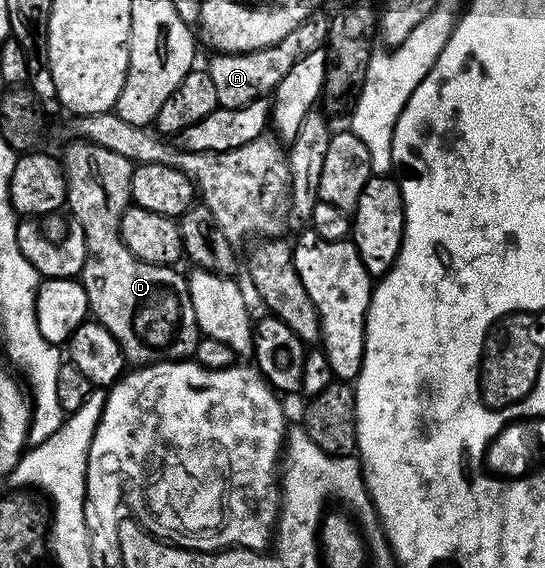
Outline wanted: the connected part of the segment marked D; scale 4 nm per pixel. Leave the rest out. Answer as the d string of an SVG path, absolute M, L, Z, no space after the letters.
M72 140L65 146L68 147L64 150L62 165L64 182L68 185L66 210L72 213L71 217L75 222L82 224L82 232L86 236L86 264L78 280L86 288L91 317L115 336L125 359L133 367L191 359L202 335L196 318L192 322L192 328L186 328L186 314L194 312L194 308L188 308L192 301L187 277L183 273L180 275L172 266L159 266L138 260L138 256L134 256L134 252L130 252L130 248L126 248L126 244L120 239L120 221L132 202L133 162L126 156L118 156L118 152L110 152L110 148L102 148L93 142Z

